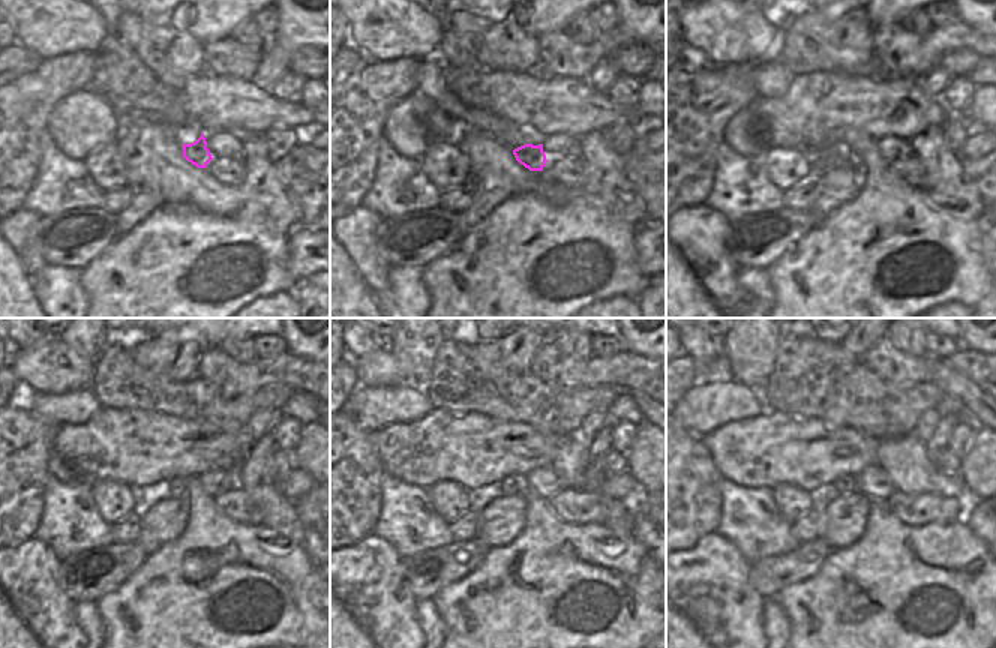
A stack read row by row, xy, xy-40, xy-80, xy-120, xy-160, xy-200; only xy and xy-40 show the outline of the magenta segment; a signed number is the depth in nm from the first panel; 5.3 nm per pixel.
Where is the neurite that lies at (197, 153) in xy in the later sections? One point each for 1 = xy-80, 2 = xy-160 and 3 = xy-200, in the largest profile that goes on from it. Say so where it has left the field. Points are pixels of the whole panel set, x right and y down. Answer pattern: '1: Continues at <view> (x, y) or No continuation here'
1: Continues at xy-80 (852, 158)
2: Continues at xy-160 (510, 485)
3: Continues at xy-200 (845, 485)

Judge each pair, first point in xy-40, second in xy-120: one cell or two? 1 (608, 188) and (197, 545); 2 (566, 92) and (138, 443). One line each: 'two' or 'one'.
1: two
2: one

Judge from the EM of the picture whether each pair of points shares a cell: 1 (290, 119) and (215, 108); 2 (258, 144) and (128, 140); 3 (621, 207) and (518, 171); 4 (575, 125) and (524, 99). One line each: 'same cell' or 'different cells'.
1: same cell
2: same cell
3: same cell
4: same cell

